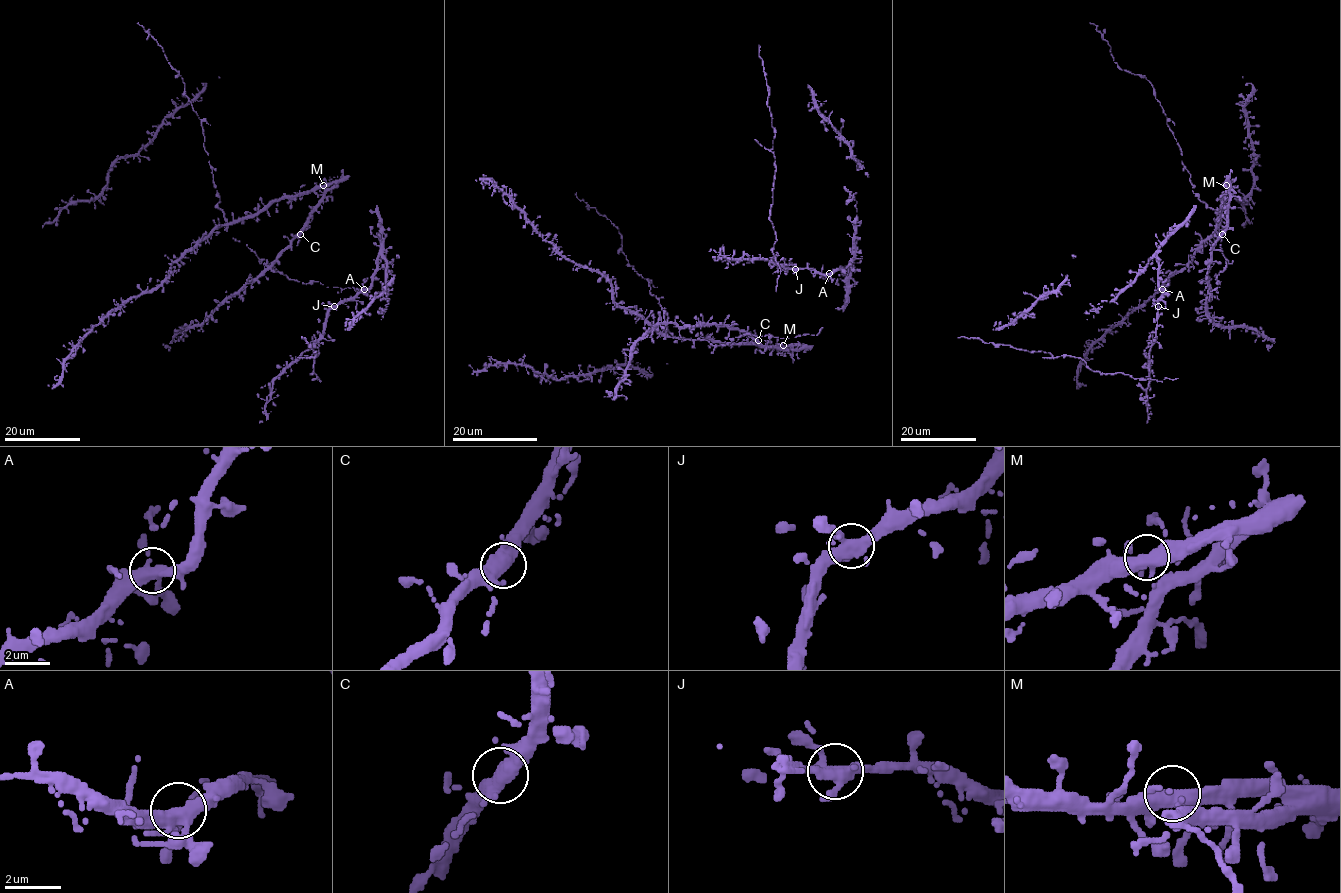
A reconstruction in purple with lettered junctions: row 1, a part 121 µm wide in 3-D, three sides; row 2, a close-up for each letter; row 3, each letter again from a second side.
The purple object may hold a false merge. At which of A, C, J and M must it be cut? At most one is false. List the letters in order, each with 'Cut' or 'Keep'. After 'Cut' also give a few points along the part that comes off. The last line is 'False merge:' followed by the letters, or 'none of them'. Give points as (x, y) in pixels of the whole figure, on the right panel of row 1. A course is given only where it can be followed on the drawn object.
A: Keep
C: Keep
J: Keep
M: Keep
False merge: none of them

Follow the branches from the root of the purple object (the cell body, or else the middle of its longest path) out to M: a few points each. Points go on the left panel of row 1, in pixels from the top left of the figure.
M: (307, 224), (312, 209), (323, 195), (323, 185)

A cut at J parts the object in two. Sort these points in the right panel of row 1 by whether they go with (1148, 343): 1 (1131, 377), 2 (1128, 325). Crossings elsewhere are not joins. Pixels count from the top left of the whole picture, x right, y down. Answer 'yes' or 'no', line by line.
1: no
2: no

